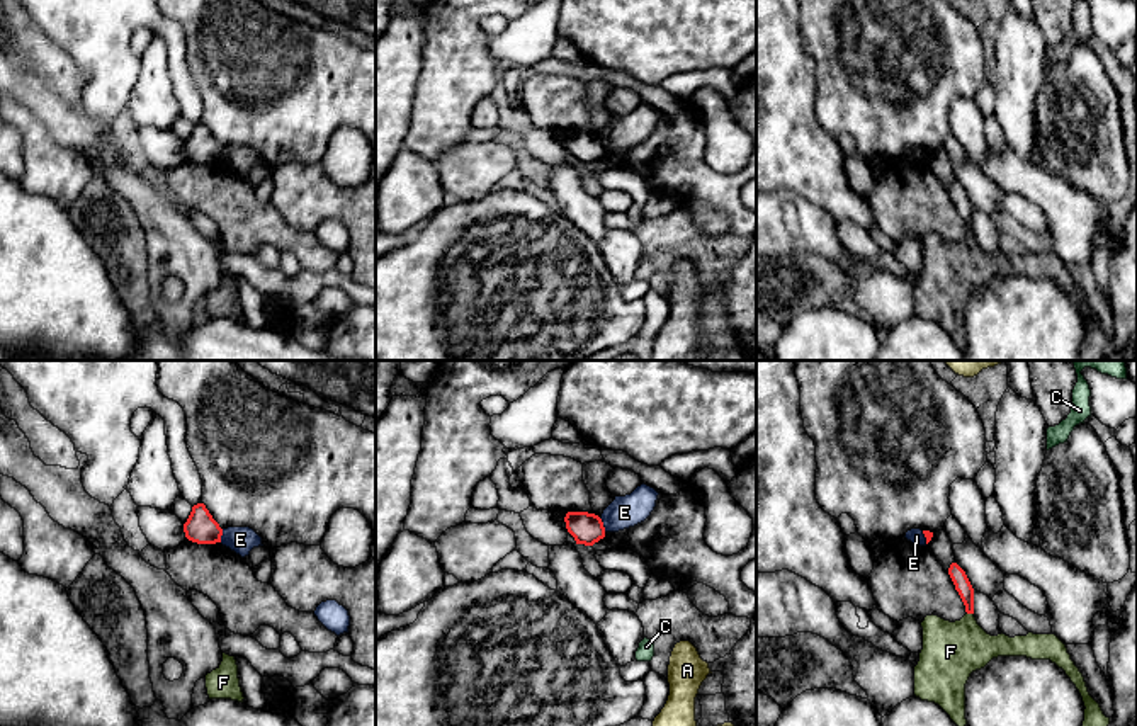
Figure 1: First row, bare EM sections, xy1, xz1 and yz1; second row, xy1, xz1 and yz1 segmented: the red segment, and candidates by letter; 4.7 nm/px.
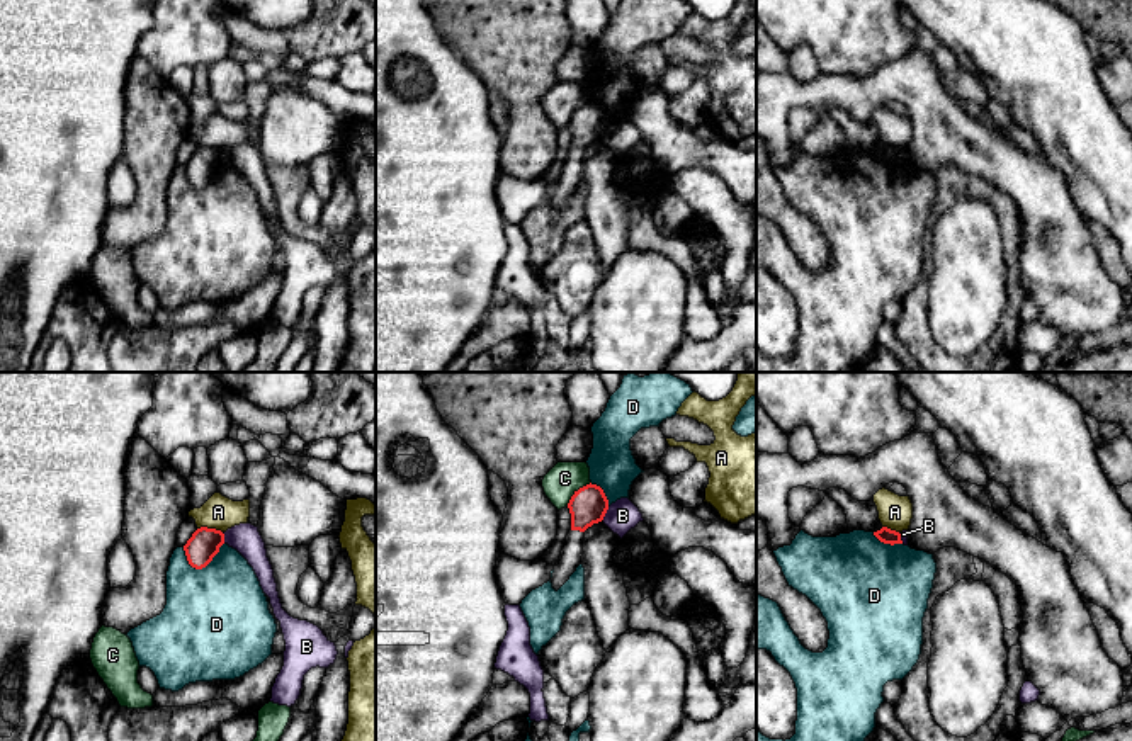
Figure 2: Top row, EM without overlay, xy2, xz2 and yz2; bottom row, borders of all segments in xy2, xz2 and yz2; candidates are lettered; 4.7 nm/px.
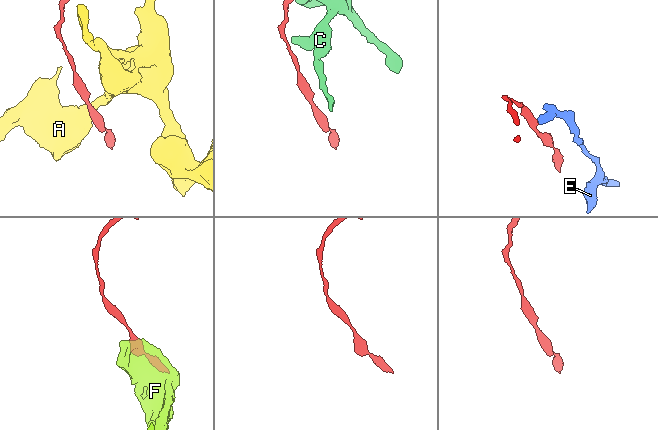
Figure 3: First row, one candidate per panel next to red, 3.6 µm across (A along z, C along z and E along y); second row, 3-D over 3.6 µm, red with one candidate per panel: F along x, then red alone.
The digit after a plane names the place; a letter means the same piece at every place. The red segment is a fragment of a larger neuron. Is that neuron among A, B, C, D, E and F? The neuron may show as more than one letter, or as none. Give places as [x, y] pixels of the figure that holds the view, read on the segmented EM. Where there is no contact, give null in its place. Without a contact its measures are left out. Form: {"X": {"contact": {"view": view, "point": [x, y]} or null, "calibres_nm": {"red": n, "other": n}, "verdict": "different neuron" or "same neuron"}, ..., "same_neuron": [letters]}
{"A": {"contact": {"view": "xy2", "point": [209, 529]}, "calibres_nm": {"red": 150, "other": 160}, "verdict": "different neuron"}, "B": {"contact": {"view": "xz2", "point": [605, 512]}, "calibres_nm": {"red": 180, "other": 150}, "verdict": "different neuron"}, "C": {"contact": {"view": "xz2", "point": [577, 492]}, "calibres_nm": {"red": 180, "other": 160}, "verdict": "different neuron"}, "D": {"contact": {"view": "xy2", "point": [201, 568]}, "calibres_nm": {"red": 150, "other": 480}, "verdict": "different neuron"}, "E": {"contact": {"view": "xz1", "point": [602, 524]}, "calibres_nm": {"red": 150, "other": 150}, "verdict": "different neuron"}, "F": {"contact": {"view": "yz1", "point": [971, 612]}, "calibres_nm": {"red": 80, "other": 280}, "verdict": "different neuron"}, "same_neuron": []}

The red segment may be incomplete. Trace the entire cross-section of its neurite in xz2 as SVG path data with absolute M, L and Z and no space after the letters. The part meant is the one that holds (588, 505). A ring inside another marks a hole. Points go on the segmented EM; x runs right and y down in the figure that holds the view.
M586 484L574 491L568 503L571 513L571 530L566 535L561 556L554 564L551 578L552 588L558 591L581 564L585 530L603 520L608 510L608 500L597 484Z

